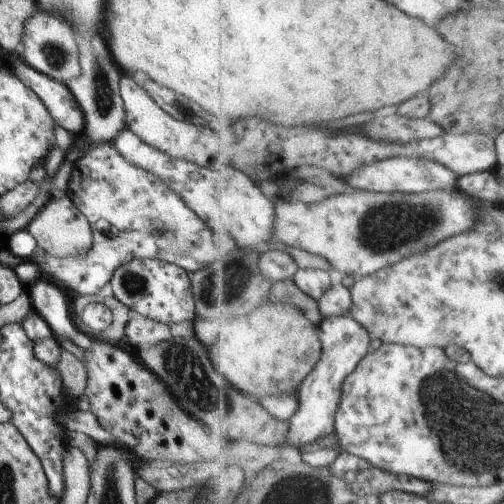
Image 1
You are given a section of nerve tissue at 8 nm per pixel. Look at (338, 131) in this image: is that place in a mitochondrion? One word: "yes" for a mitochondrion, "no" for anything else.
no

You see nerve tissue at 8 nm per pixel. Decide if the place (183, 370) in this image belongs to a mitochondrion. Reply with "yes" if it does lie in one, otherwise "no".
yes

